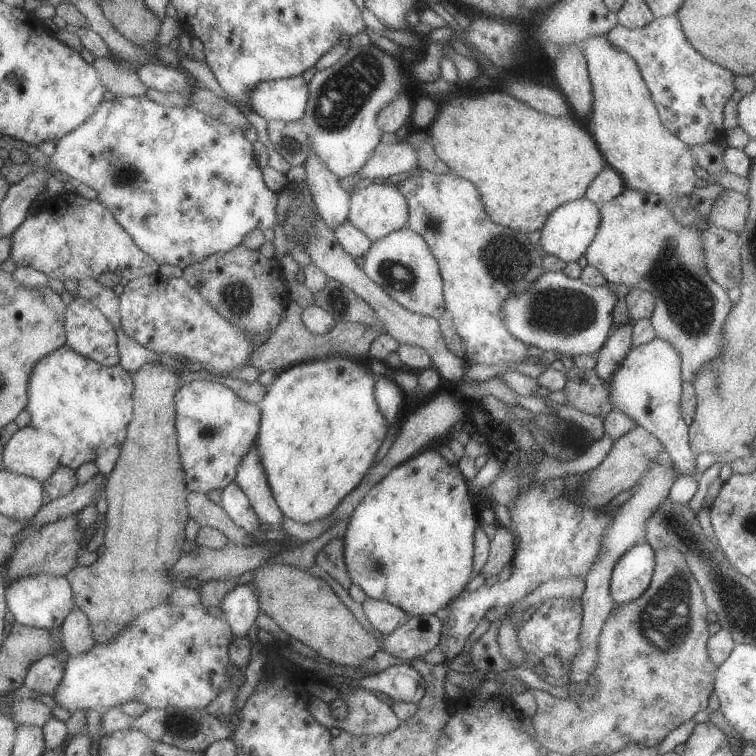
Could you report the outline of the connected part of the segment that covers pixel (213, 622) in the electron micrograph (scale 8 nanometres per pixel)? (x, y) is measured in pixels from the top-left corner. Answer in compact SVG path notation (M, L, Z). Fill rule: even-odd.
M173 604L153 608L127 624L127 628L111 642L97 644L91 652L70 656L66 675L63 678L54 702L71 712L77 710L104 711L111 707L125 706L131 701L141 701L147 708L193 708L203 710L213 703L229 682L232 658L231 644L234 630L223 616L215 618L205 606L177 606Z

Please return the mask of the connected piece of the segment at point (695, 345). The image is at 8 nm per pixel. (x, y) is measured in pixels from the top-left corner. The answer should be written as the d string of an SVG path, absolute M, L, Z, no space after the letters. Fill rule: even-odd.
M624 188L615 198L601 204L598 211L597 232L584 252L587 264L600 272L607 283L624 284L630 289L645 289L653 296L654 309L649 319L654 328L654 338L675 348L681 361L681 380L693 384L695 374L709 360L721 356L723 352L721 328L729 310L733 308L733 302L729 300L726 290L713 282L707 274L700 231L689 226L679 226L667 205L663 200L659 200L659 196L635 192L628 188Z

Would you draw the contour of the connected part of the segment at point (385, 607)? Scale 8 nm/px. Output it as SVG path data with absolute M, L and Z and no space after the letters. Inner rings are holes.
M369 597L362 602L362 610L370 624L383 636L403 626L410 617L401 608L397 608L393 604Z

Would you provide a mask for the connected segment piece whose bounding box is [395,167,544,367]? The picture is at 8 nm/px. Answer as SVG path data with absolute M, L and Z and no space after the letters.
M413 168L409 176L395 185L408 206L406 226L418 234L428 246L438 264L438 273L442 280L442 299L445 313L453 321L453 326L463 342L466 362L471 364L515 364L523 362L527 355L528 345L523 344L509 334L503 324L501 304L507 296L525 292L530 284L543 274L541 258L544 256L540 246L532 244L526 233L495 224L483 210L479 194L472 182L457 176L455 172L437 174Z

